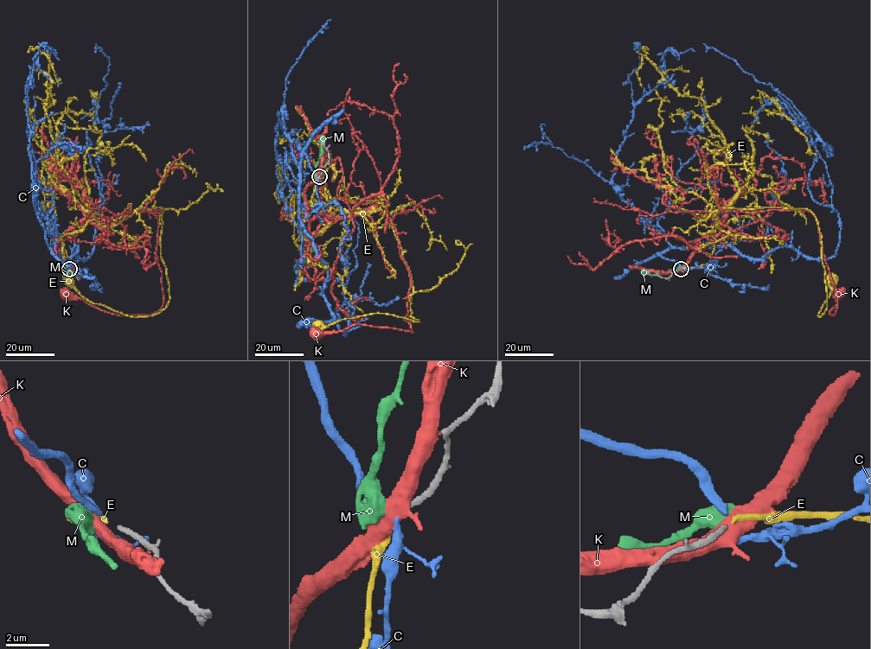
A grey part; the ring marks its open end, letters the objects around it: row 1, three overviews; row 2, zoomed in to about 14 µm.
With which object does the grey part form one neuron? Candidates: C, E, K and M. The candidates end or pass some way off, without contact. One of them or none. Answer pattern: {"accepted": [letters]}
{"accepted": ["E"]}

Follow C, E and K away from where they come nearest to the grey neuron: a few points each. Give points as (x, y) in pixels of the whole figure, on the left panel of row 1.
C: (67, 267), (51, 245), (88, 257), (104, 208), (105, 125), (93, 114), (109, 58), (96, 43)
E: (67, 268), (63, 235), (163, 208), (163, 308), (124, 315), (68, 280)
K: (68, 269), (57, 242), (86, 219), (105, 226), (134, 212), (161, 210), (158, 311), (112, 314), (67, 293)

